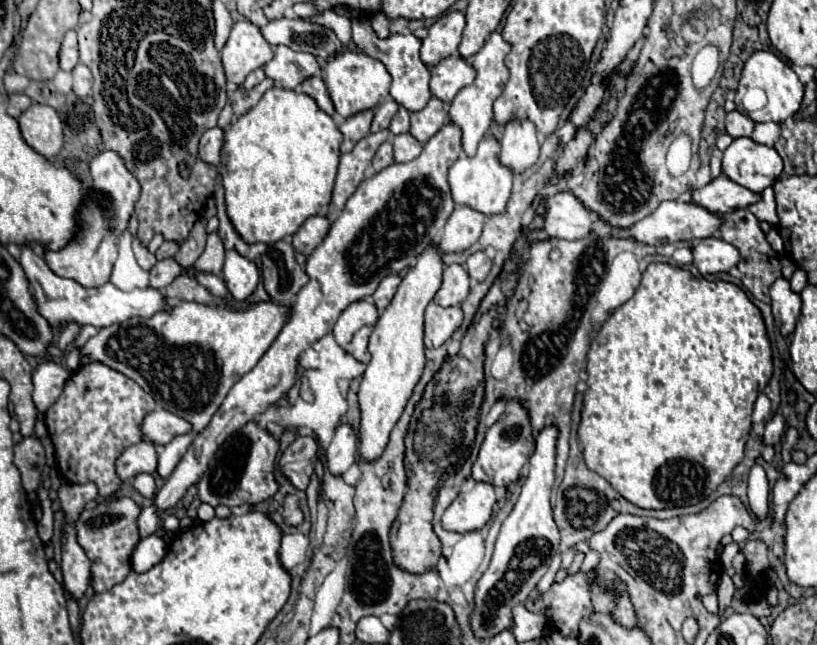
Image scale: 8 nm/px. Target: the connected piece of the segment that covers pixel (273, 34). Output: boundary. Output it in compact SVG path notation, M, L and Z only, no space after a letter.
M278 18L262 26L260 32L272 46L284 44L298 52L310 52L320 60L328 60L342 50L342 42L336 38L332 30L302 18Z

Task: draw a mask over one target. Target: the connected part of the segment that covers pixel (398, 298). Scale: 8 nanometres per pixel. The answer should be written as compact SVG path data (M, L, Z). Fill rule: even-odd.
M428 246L420 254L416 266L412 266L402 278L398 292L394 294L390 306L382 312L374 332L370 336L368 352L372 360L360 382L358 402L360 402L360 440L358 440L358 460L374 462L382 456L390 430L396 426L416 382L424 370L424 310L440 288L440 278L444 264L436 246Z

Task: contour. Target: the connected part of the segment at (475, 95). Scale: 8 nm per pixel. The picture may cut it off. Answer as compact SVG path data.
M498 32L490 34L490 38L482 46L482 50L472 60L472 68L476 70L474 82L470 86L462 88L450 104L450 110L448 110L450 124L454 124L462 130L462 148L468 156L476 154L478 142L486 136L486 132L492 124L492 104L500 96L500 90L504 88L504 82L508 82L508 68L504 66L506 54L508 54L508 42L504 42Z

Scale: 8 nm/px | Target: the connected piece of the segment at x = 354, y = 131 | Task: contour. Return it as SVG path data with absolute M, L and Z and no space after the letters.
M364 110L360 114L354 114L352 118L346 118L340 126L340 132L344 134L340 152L350 152L356 146L356 142L370 132L370 124L372 124L372 110Z

